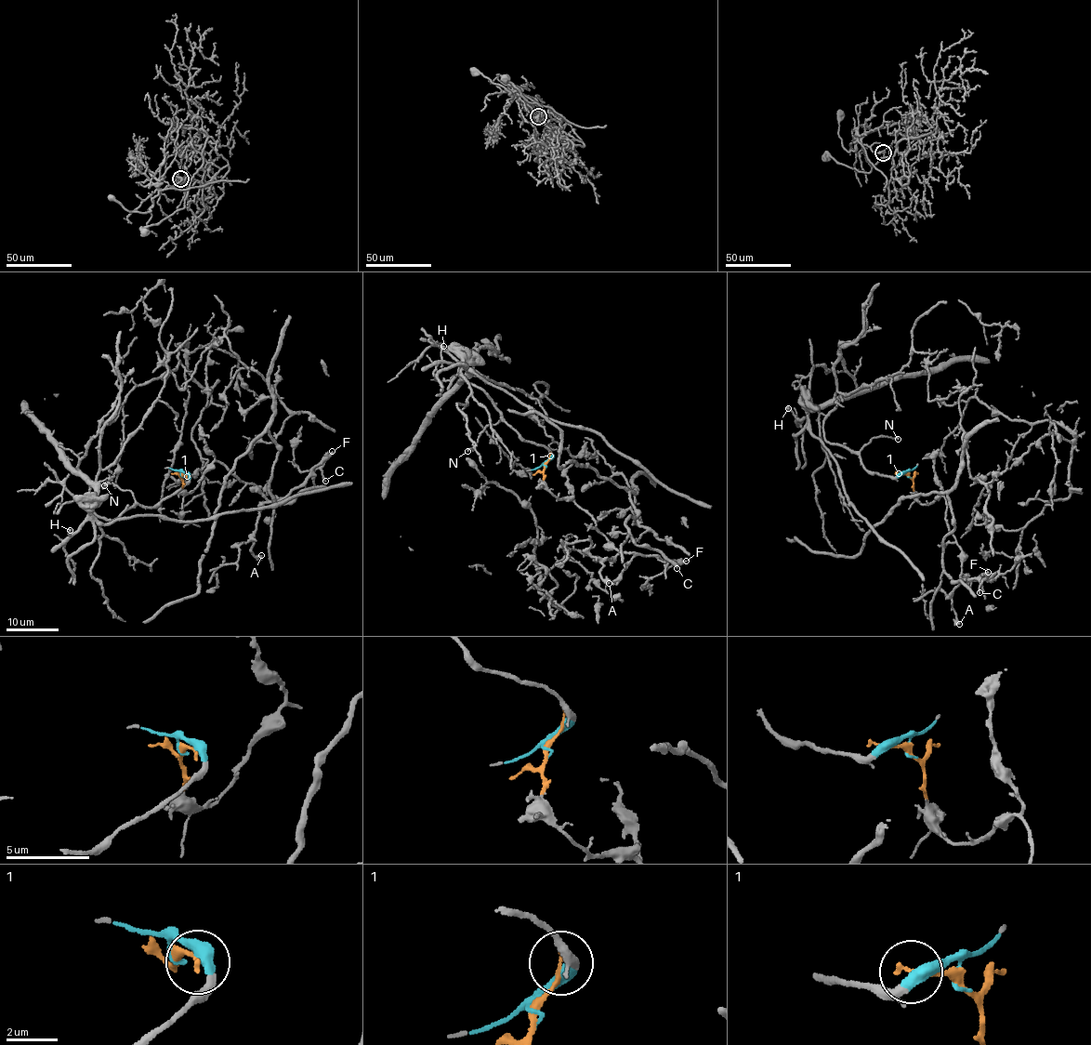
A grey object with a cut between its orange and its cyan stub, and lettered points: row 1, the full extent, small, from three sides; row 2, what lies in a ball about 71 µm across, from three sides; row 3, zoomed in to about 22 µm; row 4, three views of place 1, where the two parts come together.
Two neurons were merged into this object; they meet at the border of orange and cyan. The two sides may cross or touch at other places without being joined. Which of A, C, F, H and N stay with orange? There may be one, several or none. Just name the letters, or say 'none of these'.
A, C, F

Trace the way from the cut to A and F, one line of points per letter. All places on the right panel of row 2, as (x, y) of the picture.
A: (908, 475), (921, 503), (942, 496), (947, 506), (945, 519), (960, 550), (963, 580), (952, 595), (960, 624)
F: (908, 475), (921, 503), (942, 496), (946, 502), (945, 519), (960, 550), (961, 580), (989, 572)

